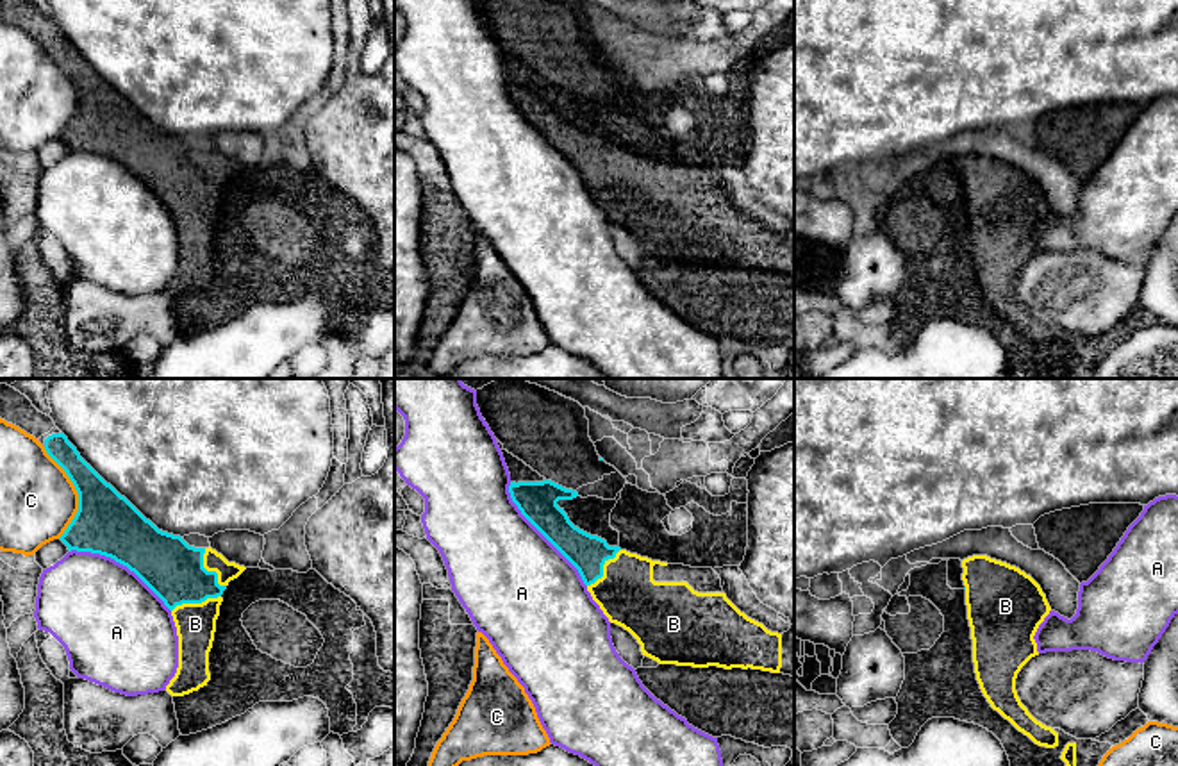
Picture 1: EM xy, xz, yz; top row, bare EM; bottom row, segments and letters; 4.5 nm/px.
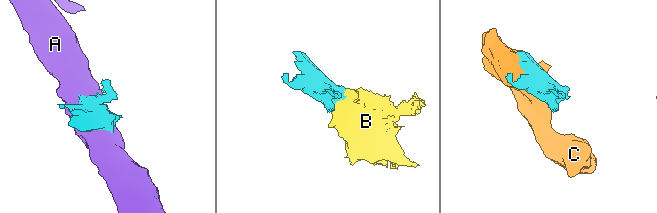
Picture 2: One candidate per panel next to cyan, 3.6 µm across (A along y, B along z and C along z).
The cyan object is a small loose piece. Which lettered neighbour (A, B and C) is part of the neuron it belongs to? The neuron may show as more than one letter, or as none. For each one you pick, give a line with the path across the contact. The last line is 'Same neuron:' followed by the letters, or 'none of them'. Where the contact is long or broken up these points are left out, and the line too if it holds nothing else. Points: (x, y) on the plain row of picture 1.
Same neuron: B

